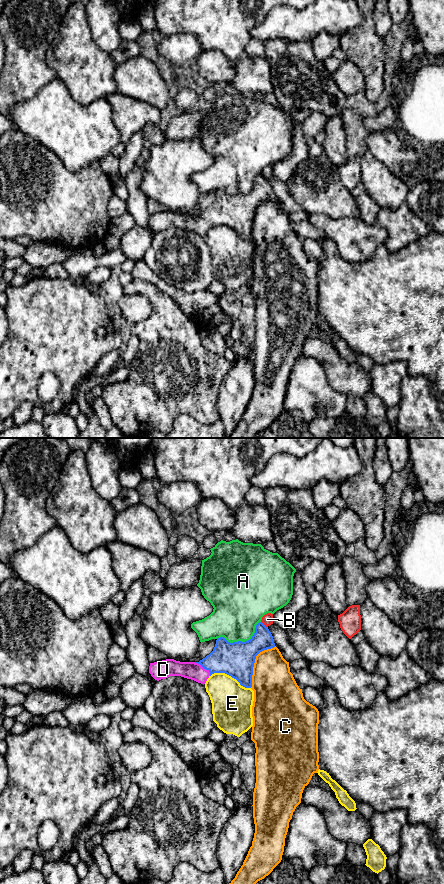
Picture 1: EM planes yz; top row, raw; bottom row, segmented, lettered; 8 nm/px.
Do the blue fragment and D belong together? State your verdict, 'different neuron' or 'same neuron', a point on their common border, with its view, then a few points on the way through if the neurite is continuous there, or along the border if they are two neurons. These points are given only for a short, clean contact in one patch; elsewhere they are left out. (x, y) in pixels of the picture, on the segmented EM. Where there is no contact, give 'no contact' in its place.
same neuron | yz (203, 667)

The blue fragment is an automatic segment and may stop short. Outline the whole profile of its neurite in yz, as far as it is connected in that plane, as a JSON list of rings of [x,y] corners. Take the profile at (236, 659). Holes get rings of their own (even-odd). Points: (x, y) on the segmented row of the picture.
[[[259,622],[254,635],[248,641],[230,643],[220,637],[217,638],[213,651],[199,662],[166,659],[150,663],[149,673],[157,681],[170,676],[181,676],[201,684],[205,684],[214,673],[225,673],[236,679],[241,686],[251,688],[256,656],[274,647],[271,632]]]

